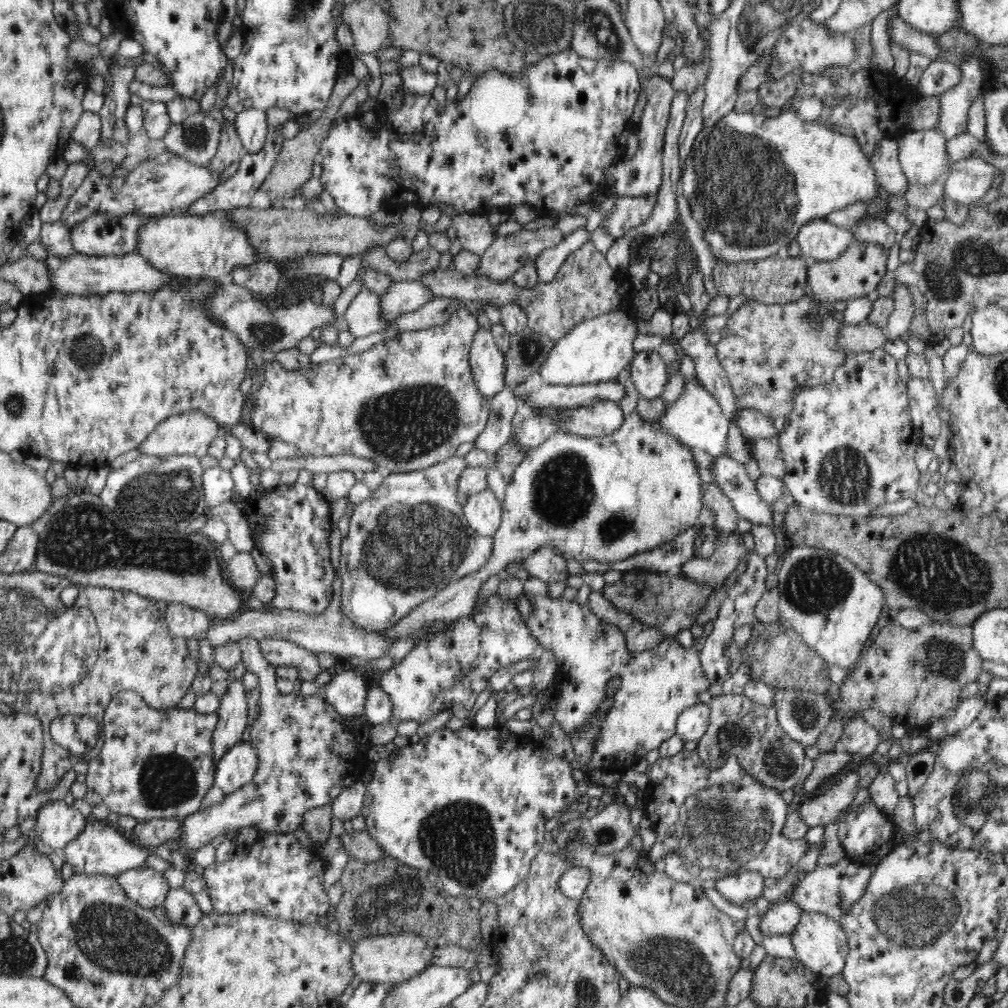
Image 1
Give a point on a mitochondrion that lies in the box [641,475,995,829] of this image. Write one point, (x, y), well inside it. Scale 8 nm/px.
(927, 569)

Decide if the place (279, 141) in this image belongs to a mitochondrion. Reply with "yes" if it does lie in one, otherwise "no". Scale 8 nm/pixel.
no

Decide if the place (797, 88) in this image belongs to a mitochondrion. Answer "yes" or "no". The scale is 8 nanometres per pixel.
no

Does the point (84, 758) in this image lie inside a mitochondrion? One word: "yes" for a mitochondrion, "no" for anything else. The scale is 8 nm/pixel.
no

